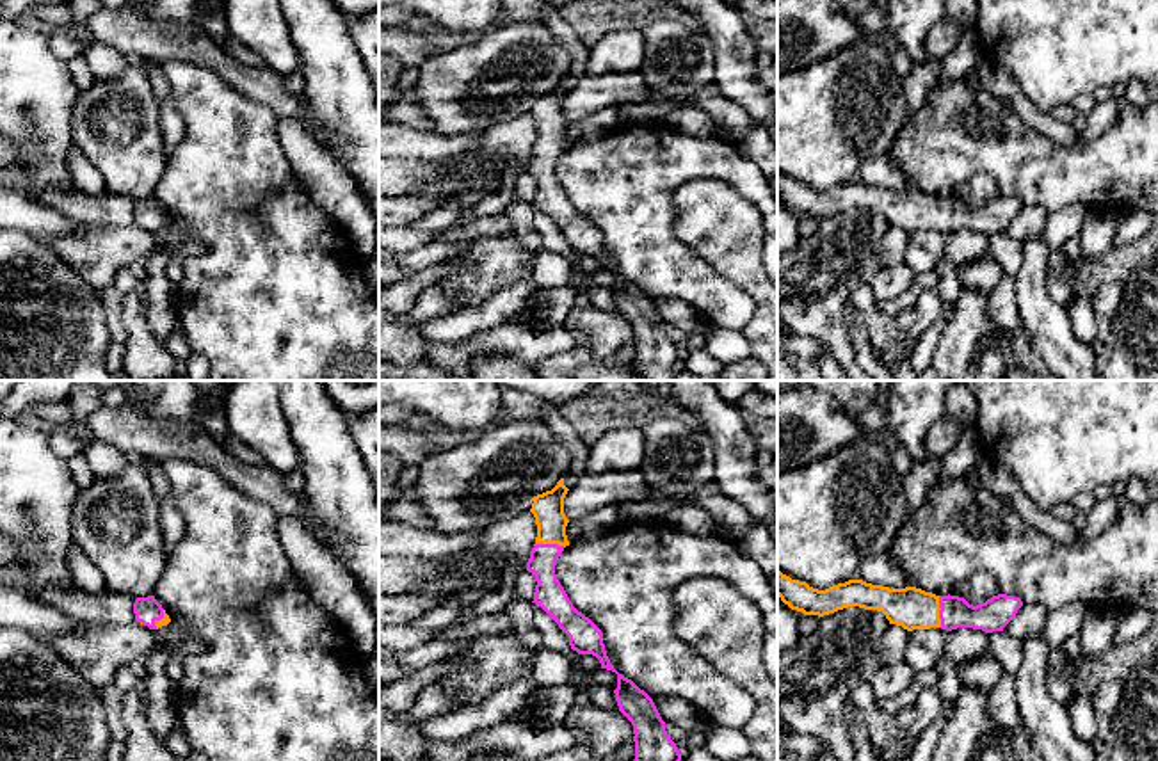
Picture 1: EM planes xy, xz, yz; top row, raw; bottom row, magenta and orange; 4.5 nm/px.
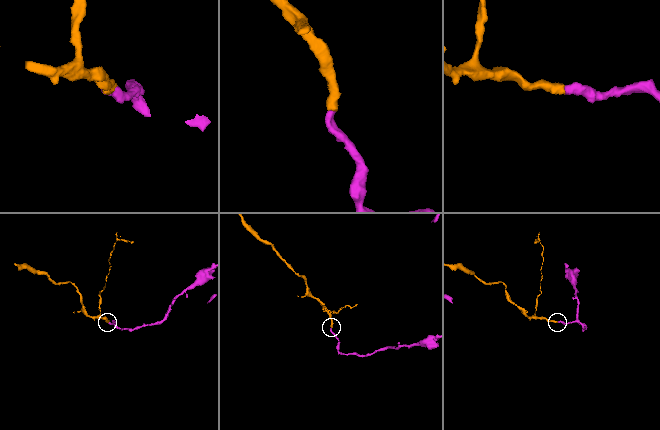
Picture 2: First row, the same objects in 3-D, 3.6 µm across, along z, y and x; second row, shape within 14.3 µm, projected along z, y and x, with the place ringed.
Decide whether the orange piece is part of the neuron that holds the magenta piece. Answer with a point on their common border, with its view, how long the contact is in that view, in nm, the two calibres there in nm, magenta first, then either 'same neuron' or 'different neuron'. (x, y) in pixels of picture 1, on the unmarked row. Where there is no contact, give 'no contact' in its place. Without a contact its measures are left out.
yz (940, 214) | 140 nm | 150/190 nm | same neuron

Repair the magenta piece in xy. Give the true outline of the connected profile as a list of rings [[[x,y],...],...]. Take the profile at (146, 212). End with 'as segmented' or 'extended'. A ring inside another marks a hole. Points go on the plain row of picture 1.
[[[155,197],[137,199],[133,204],[135,222],[148,228],[149,231],[158,231],[171,224],[169,217]]] | extended

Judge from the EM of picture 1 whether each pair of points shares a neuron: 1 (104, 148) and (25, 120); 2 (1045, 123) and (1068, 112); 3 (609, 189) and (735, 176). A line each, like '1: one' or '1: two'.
1: two
2: two
3: one

